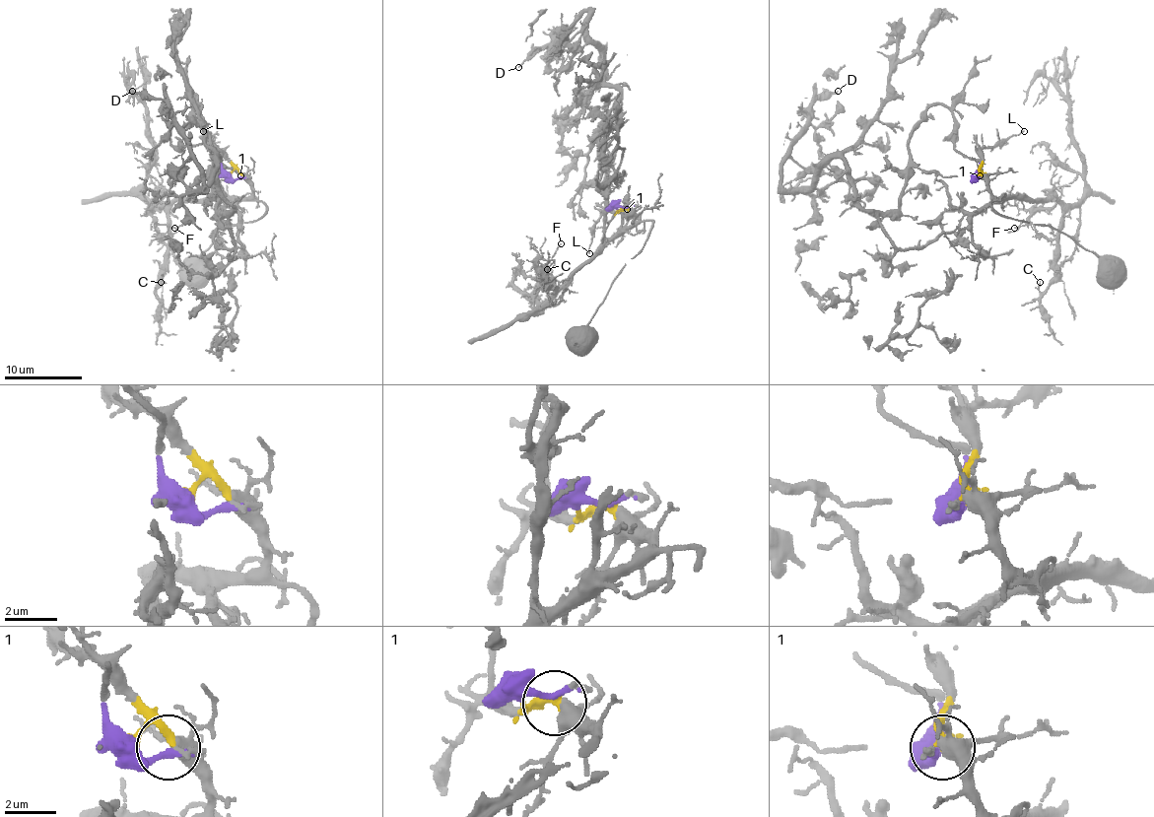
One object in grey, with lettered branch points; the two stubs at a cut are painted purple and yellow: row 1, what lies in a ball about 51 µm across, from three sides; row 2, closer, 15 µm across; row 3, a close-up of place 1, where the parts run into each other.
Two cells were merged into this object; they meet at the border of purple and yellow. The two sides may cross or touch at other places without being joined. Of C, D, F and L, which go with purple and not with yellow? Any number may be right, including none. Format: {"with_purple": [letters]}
{"with_purple": ["D"]}

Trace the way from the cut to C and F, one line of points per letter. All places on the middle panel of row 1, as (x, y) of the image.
C: (616, 209), (626, 209), (639, 221), (620, 229), (558, 291), (540, 271), (542, 267), (548, 269)
F: (616, 209), (626, 209), (639, 221), (620, 229), (562, 285), (554, 287), (538, 261), (550, 259), (562, 244)

